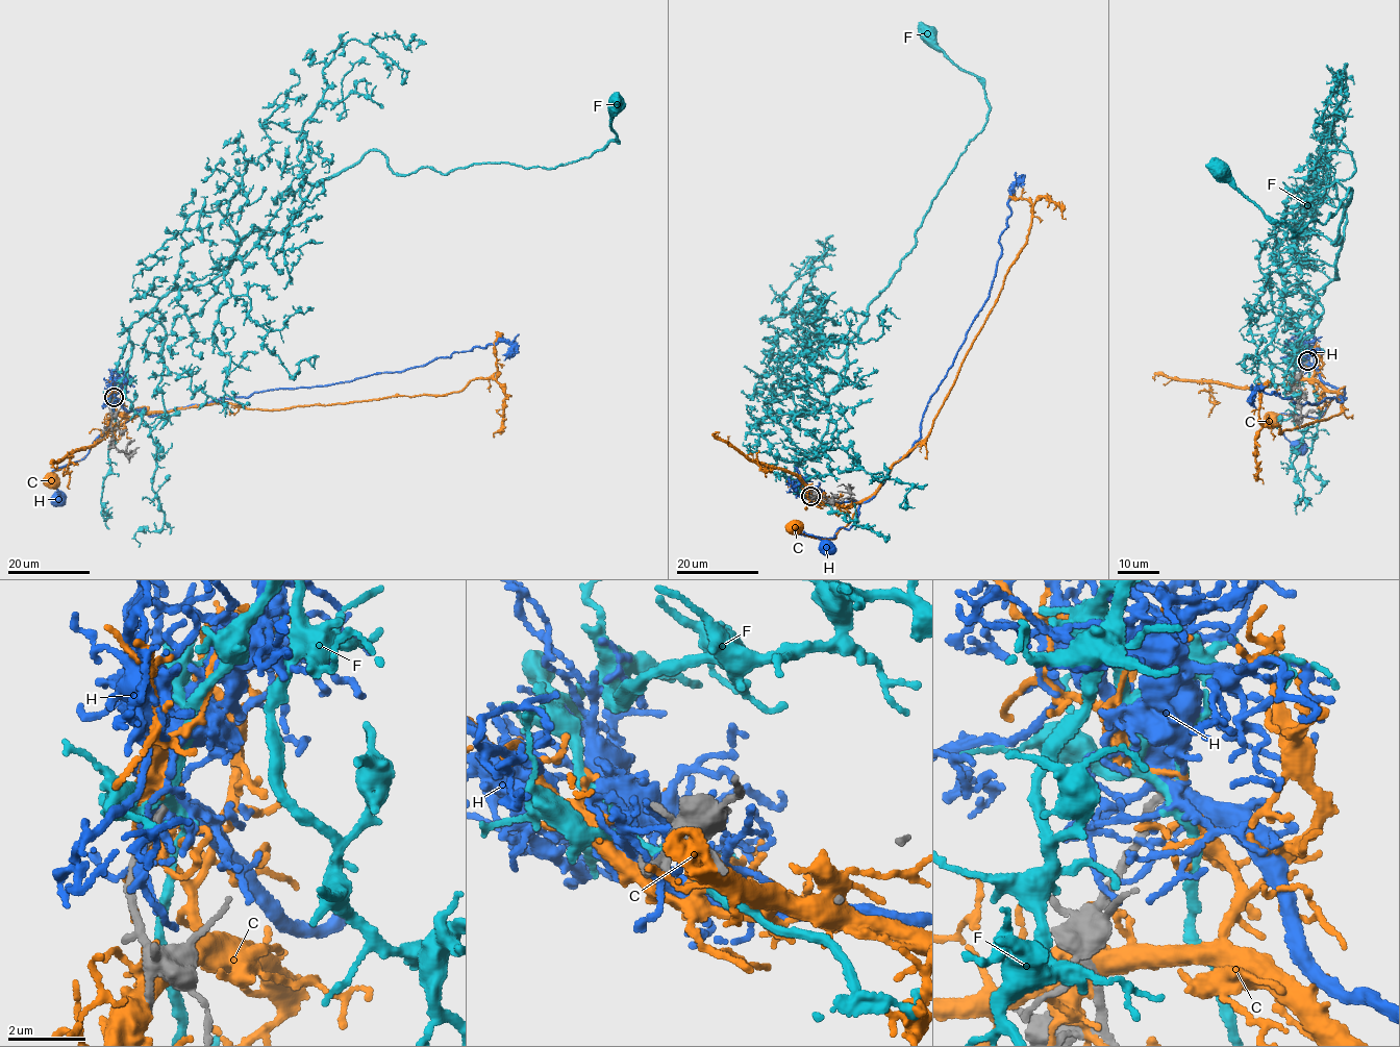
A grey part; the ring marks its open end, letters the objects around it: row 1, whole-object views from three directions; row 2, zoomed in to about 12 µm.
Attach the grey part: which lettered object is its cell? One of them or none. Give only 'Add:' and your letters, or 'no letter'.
Add: F

